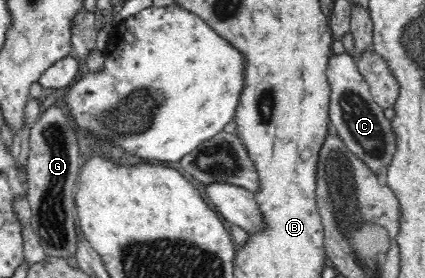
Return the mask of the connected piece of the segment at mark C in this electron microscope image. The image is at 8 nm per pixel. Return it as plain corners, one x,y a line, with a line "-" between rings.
347,52
333,54
328,61
327,82
328,87
331,88
328,116
338,136
375,175
381,175
381,171
388,171
399,149
397,135
391,121
385,118
384,110
375,104
369,85
357,72
354,56

